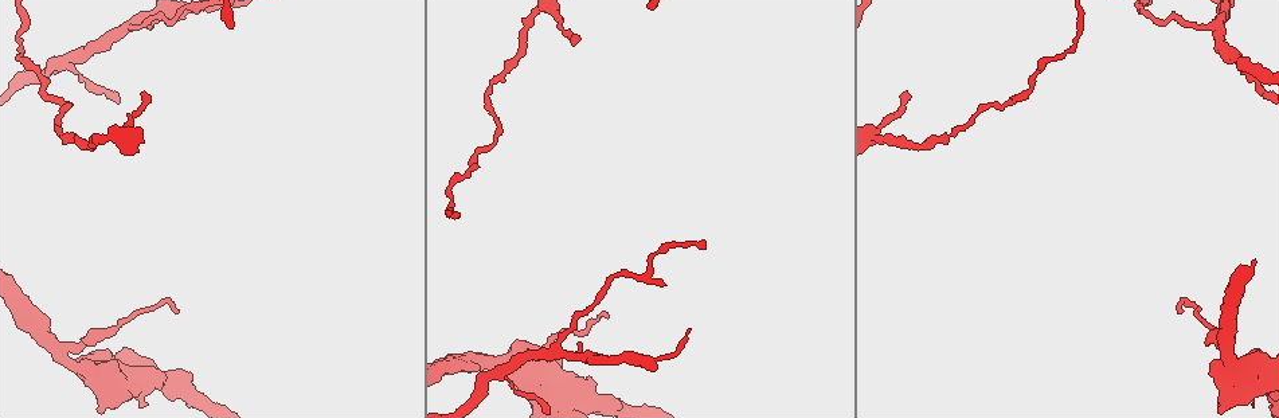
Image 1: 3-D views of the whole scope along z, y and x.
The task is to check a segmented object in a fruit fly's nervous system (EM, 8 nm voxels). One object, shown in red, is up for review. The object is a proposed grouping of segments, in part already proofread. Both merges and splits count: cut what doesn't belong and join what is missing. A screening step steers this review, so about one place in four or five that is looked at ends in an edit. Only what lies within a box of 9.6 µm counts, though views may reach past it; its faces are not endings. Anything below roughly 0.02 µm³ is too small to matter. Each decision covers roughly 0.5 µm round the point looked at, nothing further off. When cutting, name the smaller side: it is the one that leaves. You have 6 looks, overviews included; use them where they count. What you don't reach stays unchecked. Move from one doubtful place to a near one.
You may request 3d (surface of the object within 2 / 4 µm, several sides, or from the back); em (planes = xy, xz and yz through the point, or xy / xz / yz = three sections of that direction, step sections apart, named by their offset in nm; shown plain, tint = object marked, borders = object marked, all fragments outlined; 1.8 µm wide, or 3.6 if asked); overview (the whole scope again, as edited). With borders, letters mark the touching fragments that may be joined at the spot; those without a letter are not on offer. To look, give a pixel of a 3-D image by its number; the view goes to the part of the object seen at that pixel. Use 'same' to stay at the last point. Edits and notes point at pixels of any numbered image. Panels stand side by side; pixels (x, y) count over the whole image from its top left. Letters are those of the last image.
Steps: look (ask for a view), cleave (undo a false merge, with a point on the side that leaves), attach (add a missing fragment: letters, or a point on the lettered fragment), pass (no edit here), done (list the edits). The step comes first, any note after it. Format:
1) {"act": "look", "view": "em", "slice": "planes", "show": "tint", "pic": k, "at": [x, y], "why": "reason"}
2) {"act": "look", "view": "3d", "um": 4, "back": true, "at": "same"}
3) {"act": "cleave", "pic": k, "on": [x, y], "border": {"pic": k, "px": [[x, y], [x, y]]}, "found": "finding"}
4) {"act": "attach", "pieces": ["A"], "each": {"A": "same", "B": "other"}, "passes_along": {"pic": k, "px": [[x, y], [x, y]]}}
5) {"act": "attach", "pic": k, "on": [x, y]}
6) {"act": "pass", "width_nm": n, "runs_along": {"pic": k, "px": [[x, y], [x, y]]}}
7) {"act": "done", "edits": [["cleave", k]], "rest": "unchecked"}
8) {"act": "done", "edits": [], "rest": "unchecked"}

{"act": "look", "view": "3d", "um": 4, "back": true, "pic": 1, "at": [573, 387], "why": "sharp bend"}

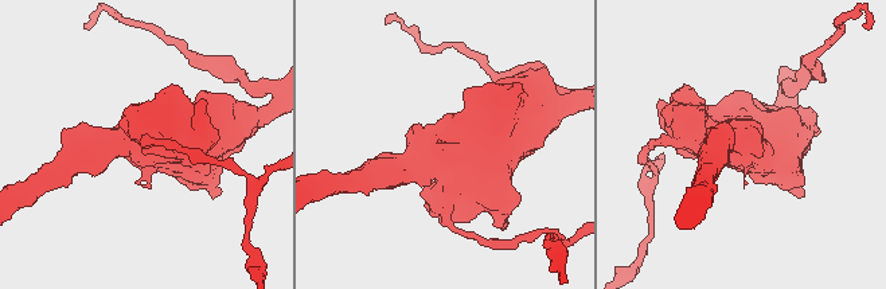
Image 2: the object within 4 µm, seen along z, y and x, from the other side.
{"act": "look", "view": "em", "um": 3.6, "slice": "planes", "show": "borders", "pic": 2, "at": [140, 155], "arm_widths_nm": [400, 700]}

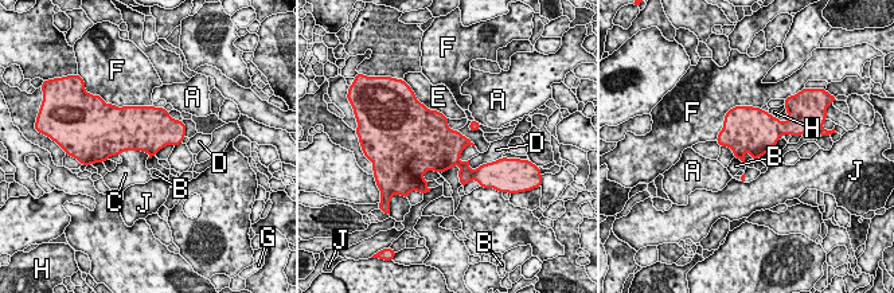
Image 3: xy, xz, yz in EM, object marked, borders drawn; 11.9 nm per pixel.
{"act": "attach", "pieces": ["C"], "each": {"A": "other", "B": "other", "C": "same", "D": "other", "E": "other", "F": "other", "G": "other", "H": "other", "J": "other"}, "passes_along": {"pic": 3, "px": [[131, 129], [135, 149], [133, 170]]}, "found": "the neuron continues"}

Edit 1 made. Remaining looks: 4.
{"act": "look", "view": "em", "slice": "planes", "show": "borders", "pic": 1, "at": [141, 95], "why": "an open end"}

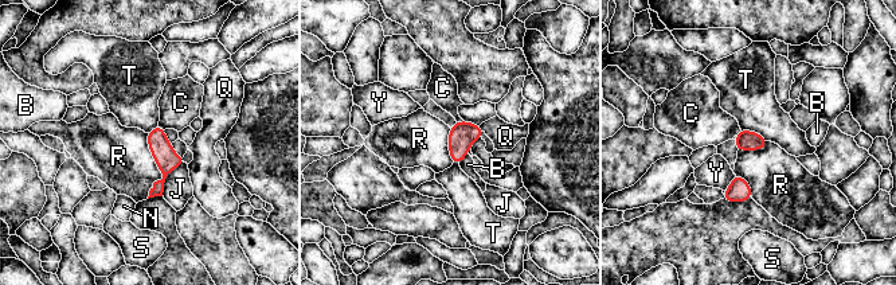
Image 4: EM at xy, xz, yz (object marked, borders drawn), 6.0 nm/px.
{"act": "pass", "each": {"B": "other", "C": "other", "J": "other", "N": "other", "Q": "other", "R": "other", "S": "other", "T": "other", "Y": "other"}, "runs_along": {"pic": 4, "px": [[159, 129], [164, 155], [159, 192]]}, "found": "no lettered fragment goes on from it"}

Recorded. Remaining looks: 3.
{"act": "look", "view": "3d", "um": 4, "pic": 1, "at": [1219, 24], "why": "abrupt turn"}

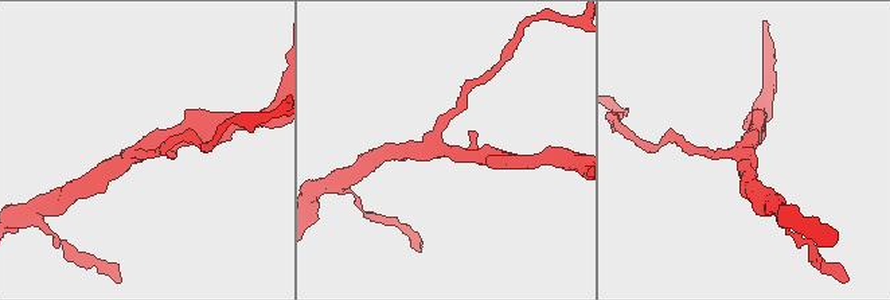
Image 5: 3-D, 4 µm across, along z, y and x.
{"act": "look", "view": "em", "um": 3.6, "slice": "planes", "show": "borders", "pic": 5, "at": [742, 154], "why": "shape alone is not enough"}

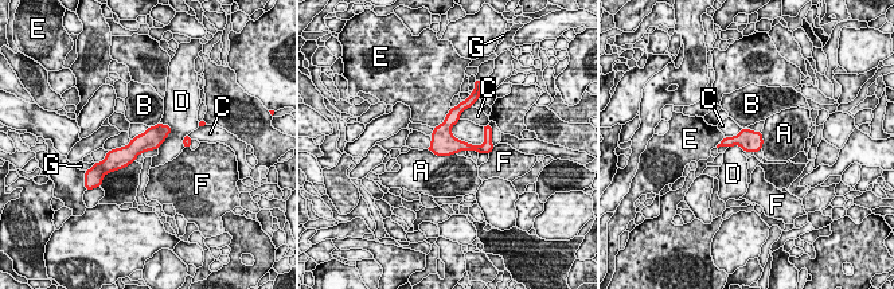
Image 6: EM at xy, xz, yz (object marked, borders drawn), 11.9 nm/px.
{"act": "pass", "width_nm": 260, "longest_contact_nm": ["D", 460], "each": {"A": "other", "B": "other", "C": "other", "D": "other", "E": "other", "F": "other", "G": "other"}, "found": "all the same neuron"}

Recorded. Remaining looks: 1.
{"act": "done", "edits": [["attach", 3]], "rest": "unchecked"}

